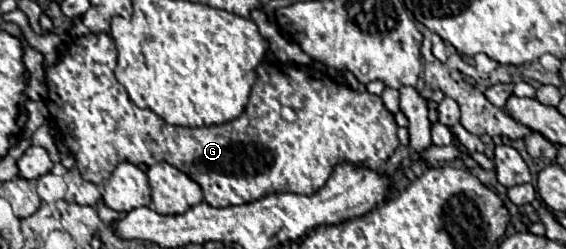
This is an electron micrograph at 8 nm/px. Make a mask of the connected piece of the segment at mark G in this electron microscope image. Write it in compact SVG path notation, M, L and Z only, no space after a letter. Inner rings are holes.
M86 34L72 42L60 62L46 68L44 82L48 88L48 112L52 116L52 126L56 128L62 142L68 146L76 160L76 168L84 180L94 184L104 184L110 178L112 170L120 162L146 164L168 162L178 170L186 172L194 182L200 184L204 200L214 208L226 208L232 204L246 204L262 198L264 194L314 194L318 192L336 164L358 164L374 172L382 170L392 152L400 146L396 136L394 116L384 108L380 96L368 92L356 92L350 86L336 84L318 68L308 66L290 66L290 64L272 64L262 62L256 68L256 84L252 86L250 102L244 114L232 122L220 126L204 128L182 128L166 124L152 110L140 110L128 96L128 92L116 82L116 44L108 34ZM282 104L288 104L296 110L298 120L286 122L280 116Z

